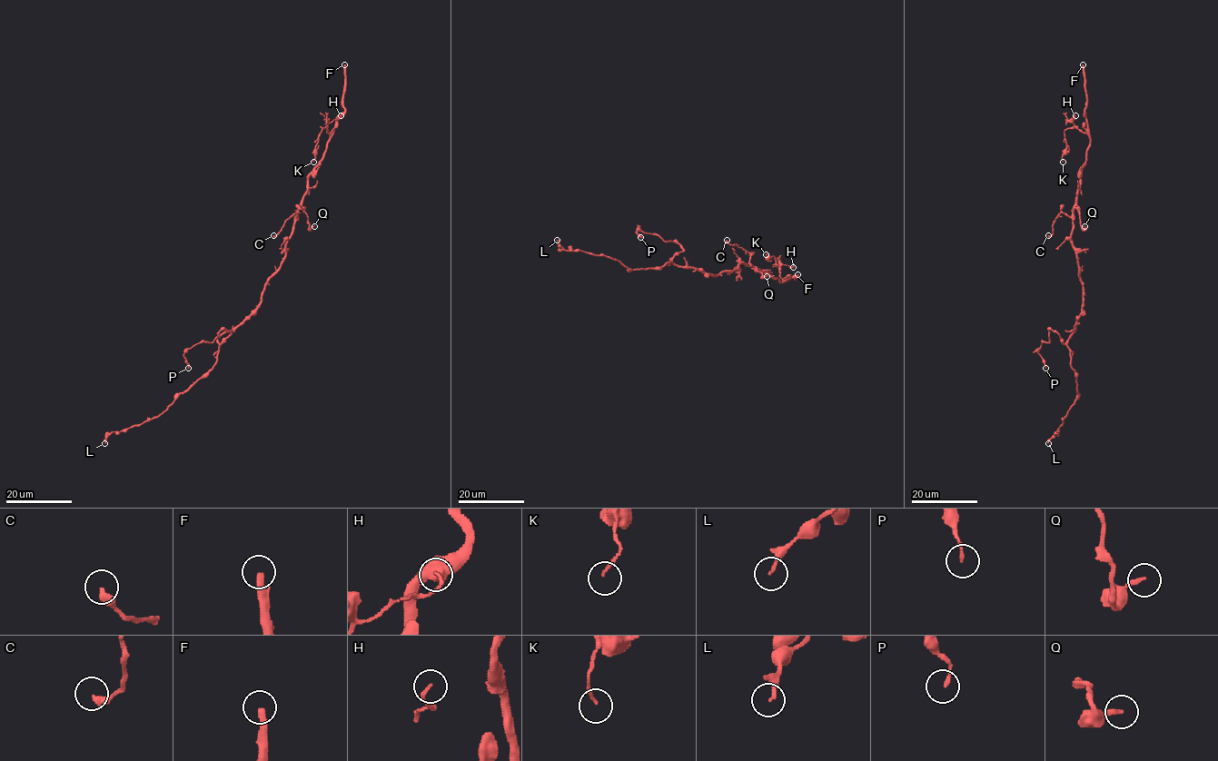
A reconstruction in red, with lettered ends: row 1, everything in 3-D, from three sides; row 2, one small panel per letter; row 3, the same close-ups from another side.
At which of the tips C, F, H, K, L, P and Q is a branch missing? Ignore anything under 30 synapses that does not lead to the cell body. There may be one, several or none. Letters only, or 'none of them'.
F

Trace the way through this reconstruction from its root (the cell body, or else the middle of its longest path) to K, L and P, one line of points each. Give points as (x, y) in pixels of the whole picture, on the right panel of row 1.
K: (1083, 286), (1071, 235), (1079, 172), (1090, 143), (1086, 133), (1075, 127), (1064, 131), (1063, 162)
L: (1083, 286), (1083, 311), (1066, 343), (1070, 364), (1075, 376), (1077, 399), (1064, 417), (1058, 432), (1048, 443)
P: (1083, 286), (1083, 311), (1073, 335), (1064, 343), (1050, 329), (1049, 341), (1043, 341), (1038, 350), (1045, 368)

